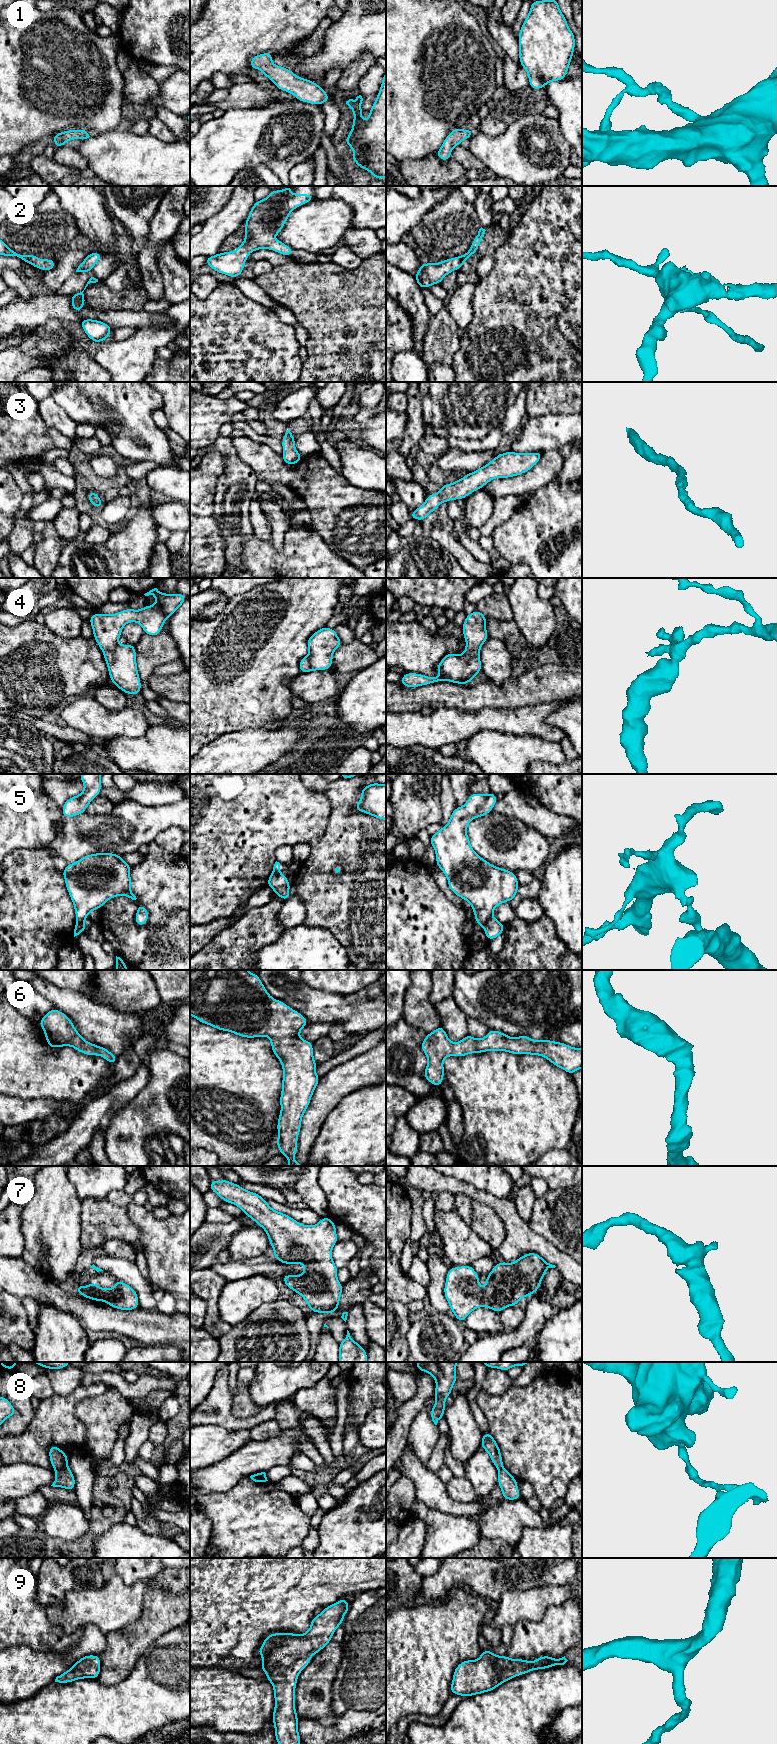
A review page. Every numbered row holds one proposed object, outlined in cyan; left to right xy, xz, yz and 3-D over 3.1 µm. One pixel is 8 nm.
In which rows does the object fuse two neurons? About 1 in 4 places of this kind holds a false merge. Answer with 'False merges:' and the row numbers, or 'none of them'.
False merges: 5, 8

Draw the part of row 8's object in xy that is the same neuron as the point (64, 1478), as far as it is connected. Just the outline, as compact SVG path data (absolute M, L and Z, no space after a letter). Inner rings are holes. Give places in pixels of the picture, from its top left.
M69 1467L55 1469L55 1481L51 1486L75 1491L75 1477Z

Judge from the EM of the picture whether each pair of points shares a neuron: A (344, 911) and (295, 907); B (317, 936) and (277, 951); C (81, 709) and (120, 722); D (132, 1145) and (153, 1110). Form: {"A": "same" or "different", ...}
{"A": "different", "B": "same", "C": "same", "D": "same"}

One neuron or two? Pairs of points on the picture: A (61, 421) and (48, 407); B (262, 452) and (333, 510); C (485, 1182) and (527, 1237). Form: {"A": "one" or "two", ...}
{"A": "one", "B": "one", "C": "two"}

